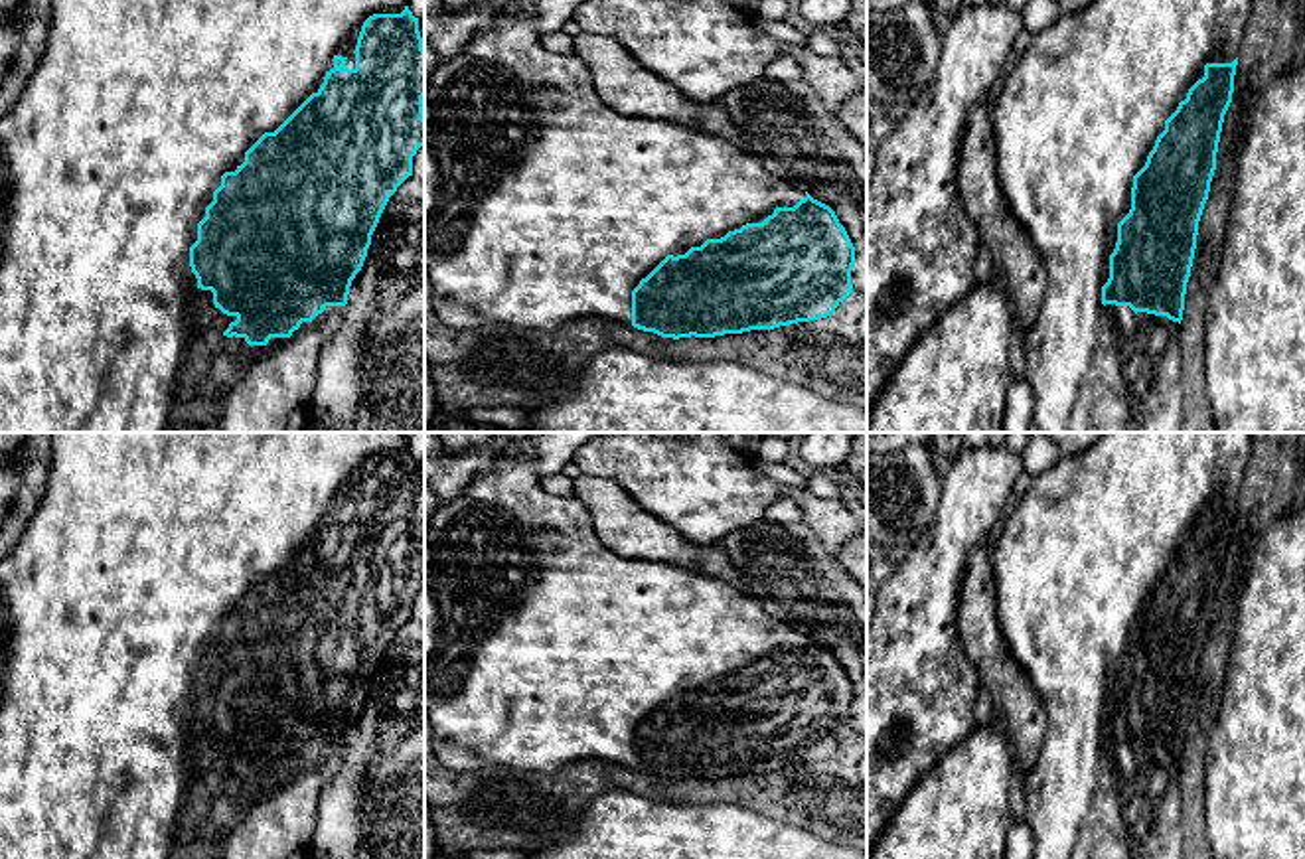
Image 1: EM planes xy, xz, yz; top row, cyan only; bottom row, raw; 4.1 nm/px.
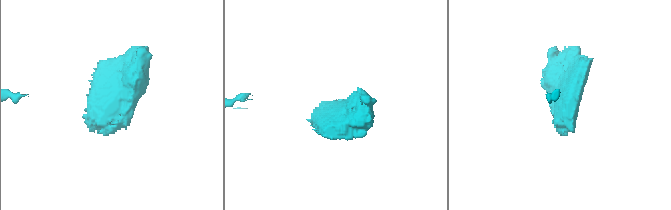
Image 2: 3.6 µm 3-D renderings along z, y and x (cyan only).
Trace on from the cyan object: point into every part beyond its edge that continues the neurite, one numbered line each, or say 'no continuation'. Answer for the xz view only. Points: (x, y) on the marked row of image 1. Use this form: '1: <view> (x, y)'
1: xz (541, 204)

